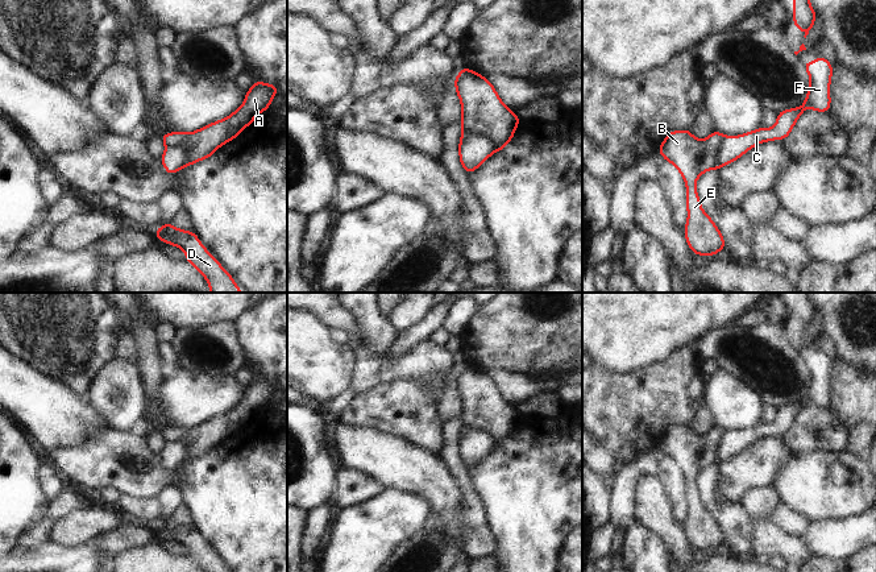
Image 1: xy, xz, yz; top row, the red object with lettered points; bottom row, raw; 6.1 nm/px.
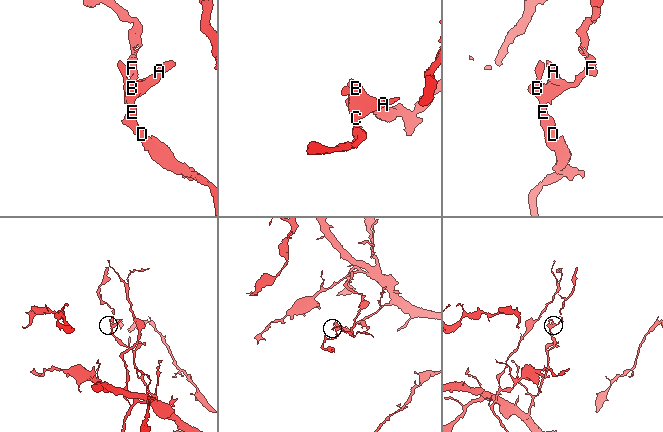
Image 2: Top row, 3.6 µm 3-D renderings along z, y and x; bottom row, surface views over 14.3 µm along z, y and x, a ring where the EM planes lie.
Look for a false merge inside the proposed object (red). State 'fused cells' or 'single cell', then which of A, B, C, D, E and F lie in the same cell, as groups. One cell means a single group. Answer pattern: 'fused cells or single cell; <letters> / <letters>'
fused cells; A B D E / C F

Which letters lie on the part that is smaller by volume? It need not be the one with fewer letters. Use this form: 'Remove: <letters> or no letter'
Remove: C, F.

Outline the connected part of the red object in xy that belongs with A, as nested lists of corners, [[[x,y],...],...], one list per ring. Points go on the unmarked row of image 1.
[[[258,376],[246,387],[242,401],[228,413],[191,428],[165,428],[161,431],[162,438],[166,443],[183,443],[186,445],[183,463],[207,455],[220,442],[236,434],[254,416],[258,409],[265,407],[277,387],[278,384],[275,380]]]

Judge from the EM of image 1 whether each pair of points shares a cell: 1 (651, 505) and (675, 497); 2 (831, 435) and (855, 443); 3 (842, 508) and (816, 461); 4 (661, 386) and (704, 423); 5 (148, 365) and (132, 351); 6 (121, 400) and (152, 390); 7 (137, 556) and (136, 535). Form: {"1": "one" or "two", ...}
{"1": "two", "2": "two", "3": "one", "4": "two", "5": "two", "6": "two", "7": "two"}

